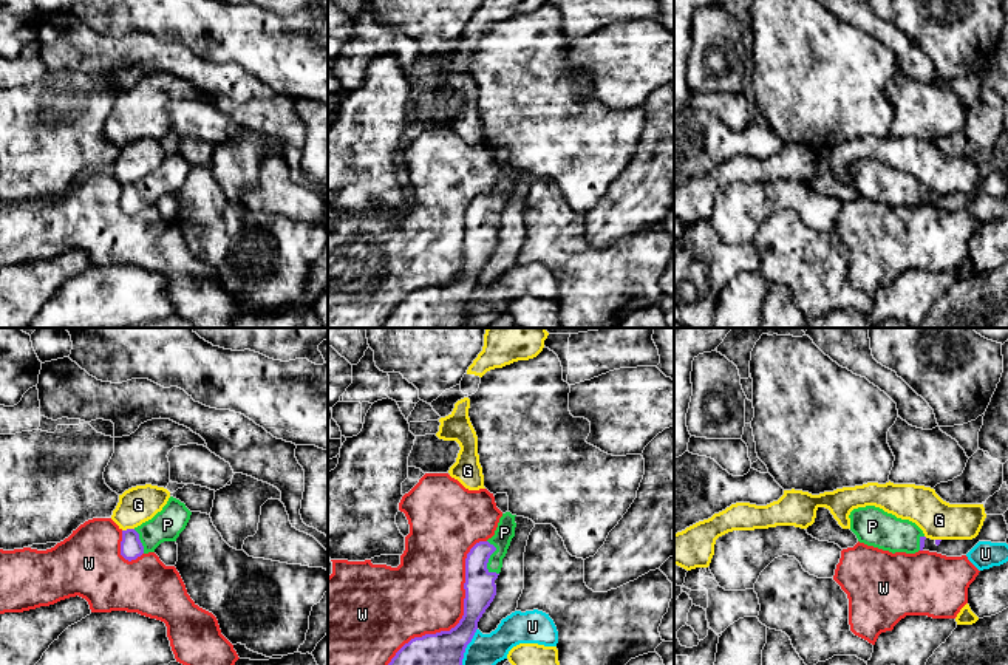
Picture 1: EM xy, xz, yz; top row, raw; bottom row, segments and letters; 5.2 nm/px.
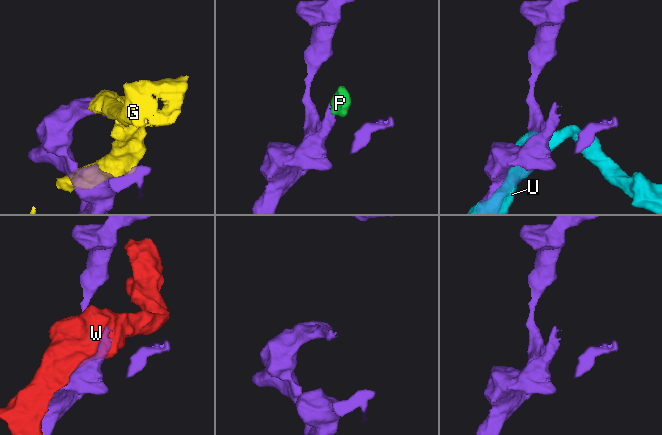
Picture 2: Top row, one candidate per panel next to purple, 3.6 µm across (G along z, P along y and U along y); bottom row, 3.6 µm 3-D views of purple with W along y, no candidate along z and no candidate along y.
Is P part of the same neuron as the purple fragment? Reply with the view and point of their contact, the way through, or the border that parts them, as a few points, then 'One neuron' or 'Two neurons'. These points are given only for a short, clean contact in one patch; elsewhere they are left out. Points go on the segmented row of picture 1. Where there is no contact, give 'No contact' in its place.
Touches purple at xz (487, 560). Path across: xz (480, 586), (481, 568), (487, 560), (504, 532). One neuron

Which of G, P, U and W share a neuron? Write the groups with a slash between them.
G / P / U / W

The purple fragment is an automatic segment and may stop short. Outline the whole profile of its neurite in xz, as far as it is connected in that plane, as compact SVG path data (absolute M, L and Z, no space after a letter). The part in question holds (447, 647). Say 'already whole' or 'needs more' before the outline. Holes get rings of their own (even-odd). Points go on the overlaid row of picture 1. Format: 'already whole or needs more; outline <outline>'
needs more; outline M510 512L502 513L495 535L476 543L467 554L464 616L459 623L450 631L411 639L388 665L462 665L478 622L496 595L495 580L515 537L515 517Z

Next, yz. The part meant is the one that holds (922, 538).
needs more; outline M875 506L853 509L850 530L860 543L883 551L915 554L925 547L923 530L909 520L897 518Z

